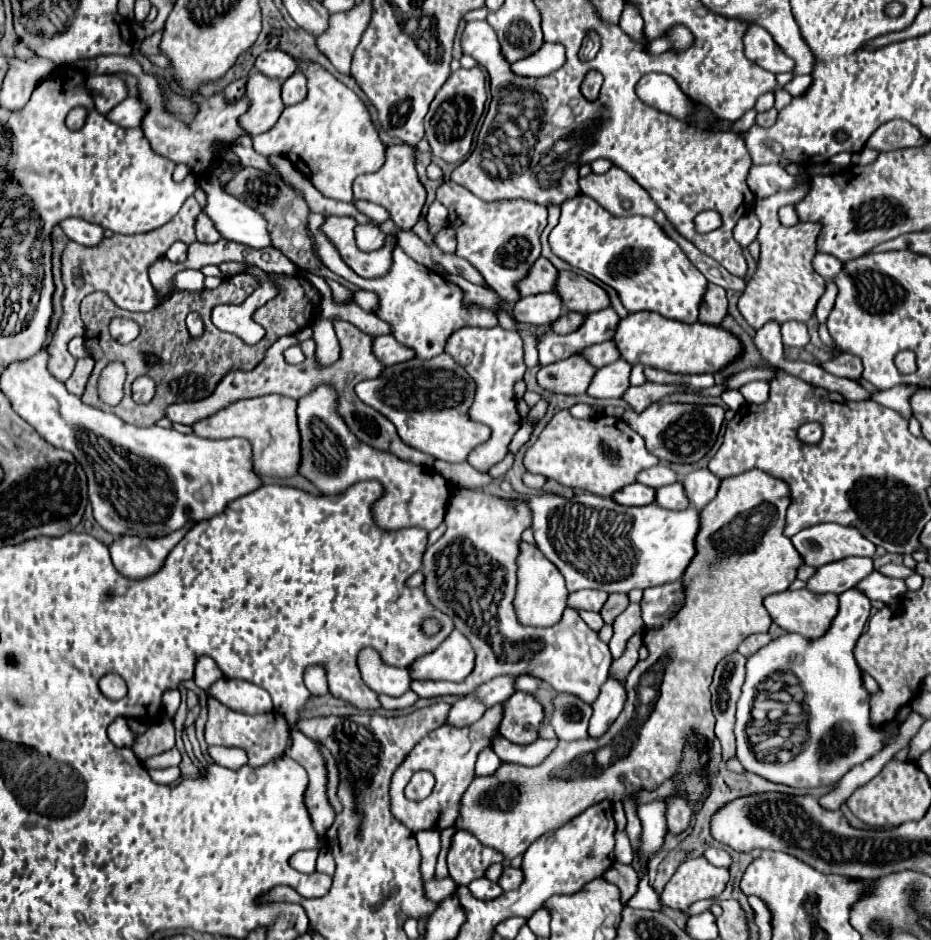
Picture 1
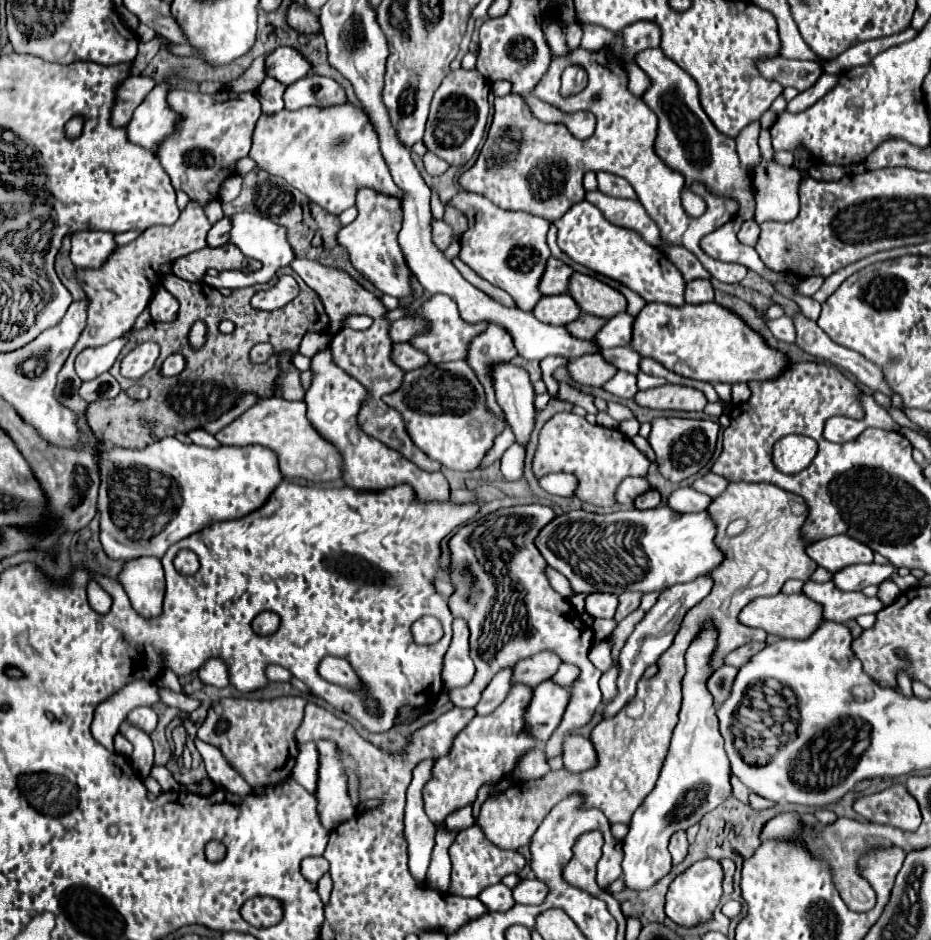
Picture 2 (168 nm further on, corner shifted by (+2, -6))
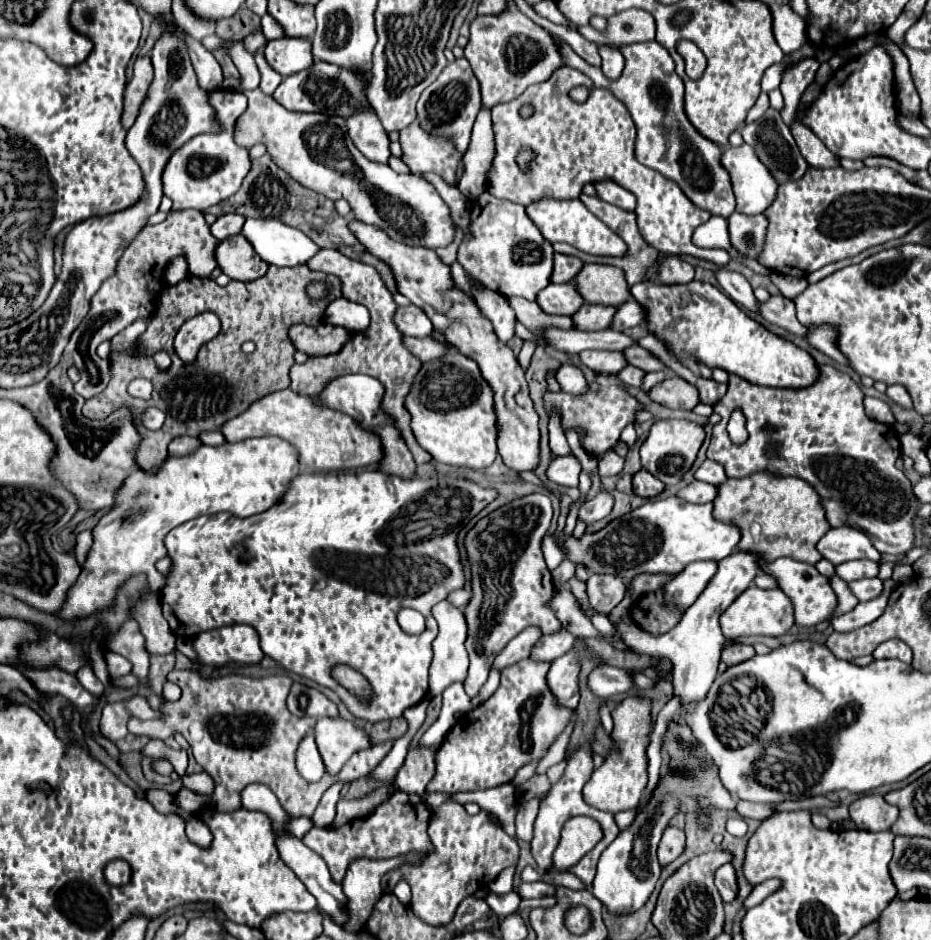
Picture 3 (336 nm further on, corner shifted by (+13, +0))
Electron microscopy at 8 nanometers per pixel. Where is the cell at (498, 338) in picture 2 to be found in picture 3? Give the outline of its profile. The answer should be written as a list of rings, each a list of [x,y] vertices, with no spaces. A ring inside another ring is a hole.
[[[477,290],[475,302],[487,320],[491,320],[495,334],[501,342],[509,342],[515,336],[515,314],[507,304],[507,298],[493,290]]]

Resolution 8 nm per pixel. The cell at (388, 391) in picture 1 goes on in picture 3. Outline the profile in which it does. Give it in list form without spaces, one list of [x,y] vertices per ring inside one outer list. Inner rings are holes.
[[[453,348],[441,358],[421,366],[405,398],[405,408],[411,414],[411,430],[419,446],[437,462],[471,470],[489,468],[493,464],[497,456],[493,392],[477,364],[459,350]]]

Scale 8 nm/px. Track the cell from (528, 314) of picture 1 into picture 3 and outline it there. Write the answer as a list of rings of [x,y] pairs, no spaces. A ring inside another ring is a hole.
[[[573,282],[549,284],[537,294],[537,304],[543,308],[543,312],[551,316],[571,316],[579,310],[583,298],[575,290]]]

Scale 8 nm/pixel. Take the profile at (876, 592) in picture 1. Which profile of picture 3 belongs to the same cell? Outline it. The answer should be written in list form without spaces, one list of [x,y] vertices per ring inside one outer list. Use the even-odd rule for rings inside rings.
[[[777,558],[771,564],[765,564],[763,570],[777,578],[779,588],[791,598],[795,608],[795,622],[799,626],[813,626],[819,622],[825,622],[833,616],[833,610],[837,608],[837,594],[833,592],[829,578],[821,576],[811,564],[797,562],[793,558]]]

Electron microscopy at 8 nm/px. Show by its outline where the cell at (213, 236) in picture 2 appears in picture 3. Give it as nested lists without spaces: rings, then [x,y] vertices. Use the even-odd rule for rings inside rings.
[[[223,214],[219,216],[209,228],[211,228],[211,234],[217,238],[217,240],[225,240],[233,234],[239,234],[241,226],[243,226],[243,216],[239,214]]]

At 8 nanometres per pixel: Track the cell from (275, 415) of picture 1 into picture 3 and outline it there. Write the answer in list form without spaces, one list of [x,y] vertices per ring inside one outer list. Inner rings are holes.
[[[279,390],[253,402],[243,414],[227,420],[219,428],[227,442],[247,440],[251,436],[279,436],[299,452],[299,464],[313,472],[339,472],[365,468],[381,458],[379,438],[363,432],[363,428],[347,414],[323,410],[315,406],[311,396],[299,396],[293,390]]]

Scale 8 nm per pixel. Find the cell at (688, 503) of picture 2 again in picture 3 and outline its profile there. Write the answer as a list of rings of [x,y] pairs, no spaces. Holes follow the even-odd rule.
[[[691,482],[691,484],[687,484],[685,488],[681,488],[681,490],[677,492],[677,496],[679,496],[681,500],[693,502],[693,504],[713,502],[715,494],[717,494],[717,486],[705,484],[705,482]]]

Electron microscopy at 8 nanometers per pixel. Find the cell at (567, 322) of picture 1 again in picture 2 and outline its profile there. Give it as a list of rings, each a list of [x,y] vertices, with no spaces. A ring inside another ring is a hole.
[[[580,314],[580,318],[574,320],[572,324],[568,324],[566,328],[576,338],[594,338],[604,324],[606,324],[606,318],[598,318],[592,314]]]

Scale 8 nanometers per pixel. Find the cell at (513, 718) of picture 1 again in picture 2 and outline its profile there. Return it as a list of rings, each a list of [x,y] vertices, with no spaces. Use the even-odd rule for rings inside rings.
[[[544,680],[542,684],[538,684],[534,688],[530,710],[526,712],[526,724],[530,726],[530,734],[534,734],[540,742],[546,742],[560,724],[568,702],[568,688],[556,684],[554,680]]]

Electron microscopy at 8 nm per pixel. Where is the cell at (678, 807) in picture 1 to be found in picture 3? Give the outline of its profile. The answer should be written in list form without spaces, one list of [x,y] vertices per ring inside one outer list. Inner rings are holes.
[[[669,826],[665,830],[661,842],[659,842],[659,850],[657,850],[659,864],[661,866],[671,864],[683,850],[685,850],[685,834],[683,834],[683,830]]]

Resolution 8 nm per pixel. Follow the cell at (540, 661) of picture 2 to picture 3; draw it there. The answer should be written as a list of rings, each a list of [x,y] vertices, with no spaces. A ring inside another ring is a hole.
[[[569,630],[557,632],[557,634],[549,634],[549,636],[541,636],[539,644],[535,644],[535,648],[531,650],[531,660],[543,660],[543,662],[553,662],[555,658],[567,654],[571,650],[575,642],[575,636]]]

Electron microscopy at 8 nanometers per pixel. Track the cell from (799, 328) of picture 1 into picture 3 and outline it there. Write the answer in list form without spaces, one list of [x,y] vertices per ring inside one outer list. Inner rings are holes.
[[[721,268],[717,272],[717,282],[733,302],[741,304],[743,308],[747,308],[753,314],[759,314],[759,300],[755,298],[749,282],[741,274]]]

